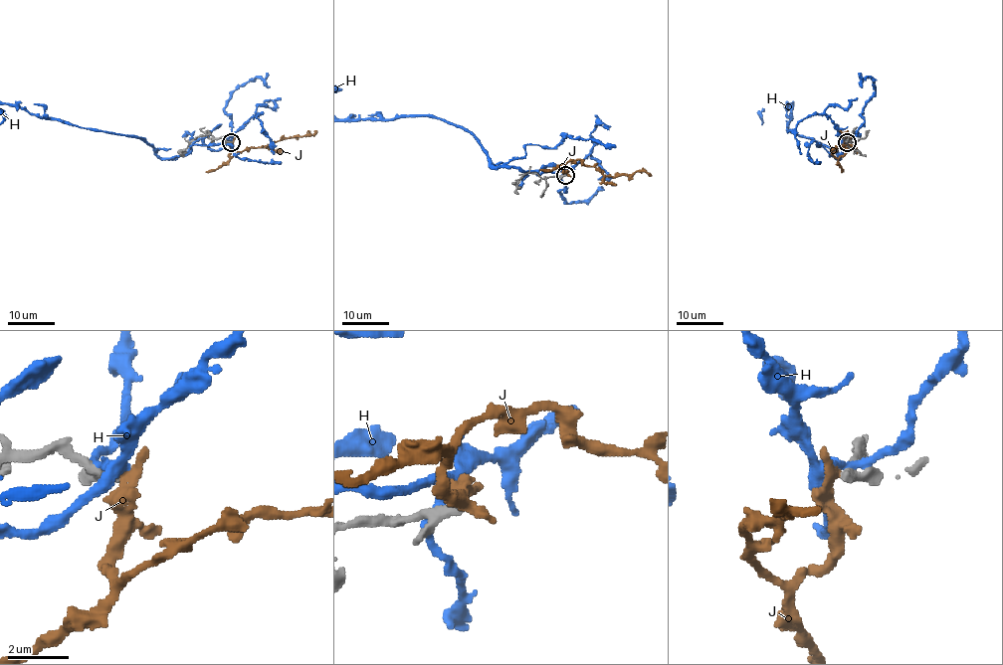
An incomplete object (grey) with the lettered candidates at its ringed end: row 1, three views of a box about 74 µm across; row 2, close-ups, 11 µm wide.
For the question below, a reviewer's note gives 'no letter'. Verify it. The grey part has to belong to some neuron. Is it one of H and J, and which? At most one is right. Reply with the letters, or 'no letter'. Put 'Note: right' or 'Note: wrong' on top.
Note: right
no letter

